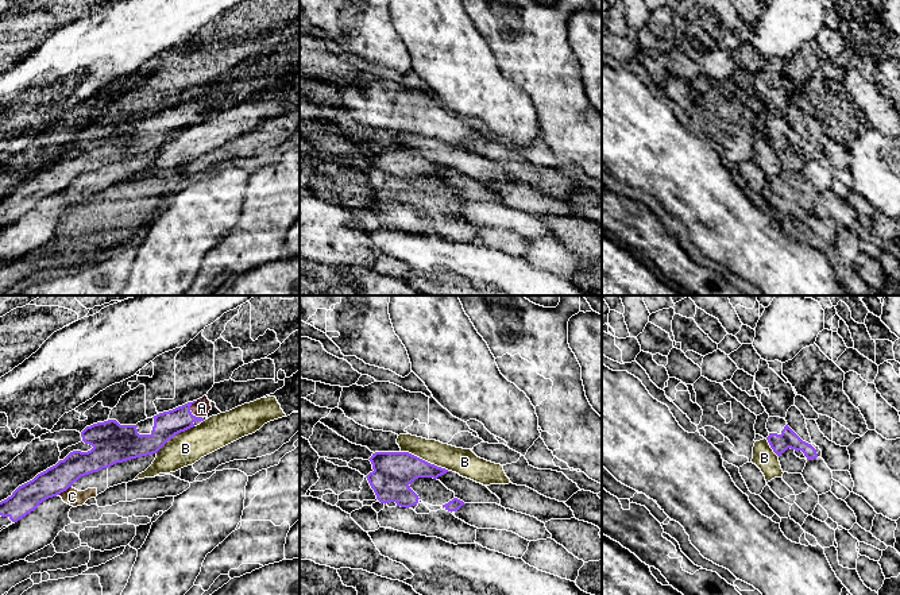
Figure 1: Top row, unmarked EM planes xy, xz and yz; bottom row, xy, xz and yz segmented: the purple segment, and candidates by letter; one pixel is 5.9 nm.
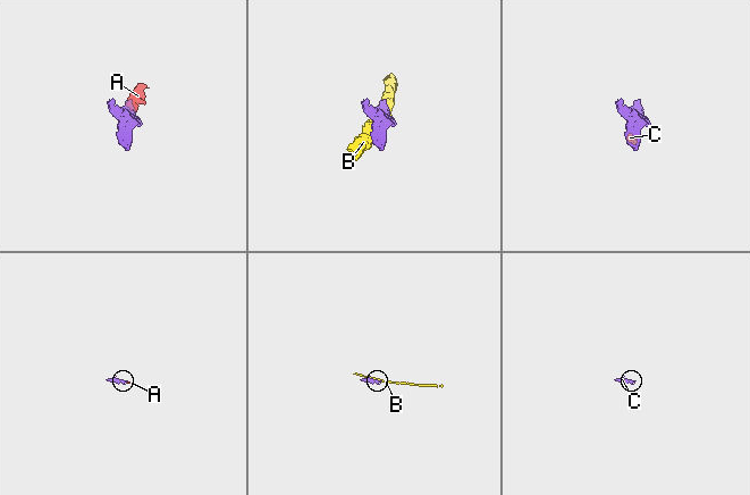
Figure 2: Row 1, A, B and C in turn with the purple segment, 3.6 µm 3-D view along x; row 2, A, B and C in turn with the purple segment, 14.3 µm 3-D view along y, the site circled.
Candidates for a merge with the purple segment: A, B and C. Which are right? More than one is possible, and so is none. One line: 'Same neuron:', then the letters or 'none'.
Same neuron: A

